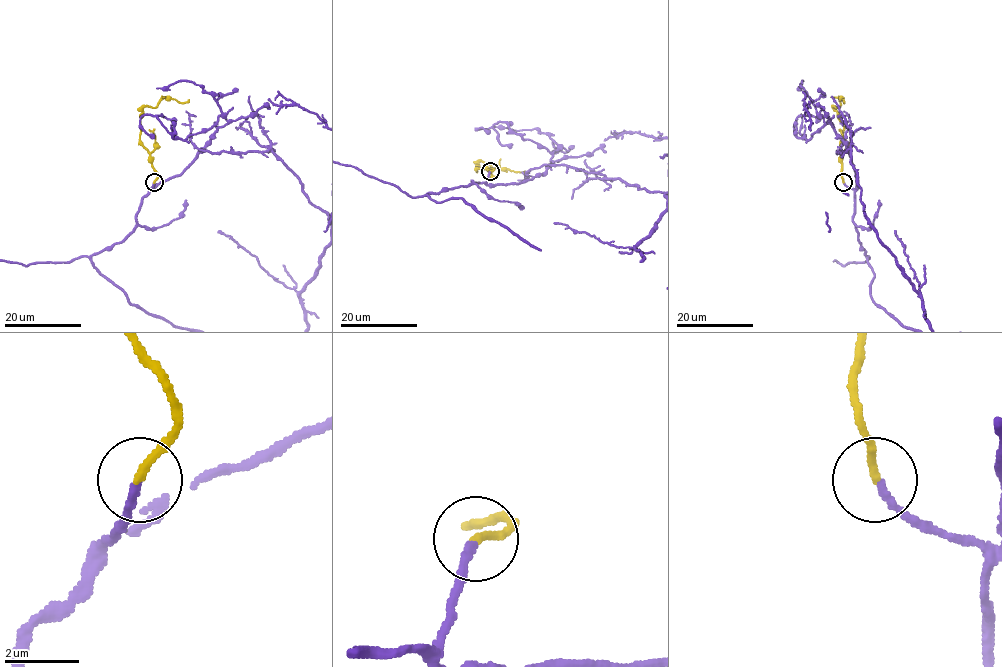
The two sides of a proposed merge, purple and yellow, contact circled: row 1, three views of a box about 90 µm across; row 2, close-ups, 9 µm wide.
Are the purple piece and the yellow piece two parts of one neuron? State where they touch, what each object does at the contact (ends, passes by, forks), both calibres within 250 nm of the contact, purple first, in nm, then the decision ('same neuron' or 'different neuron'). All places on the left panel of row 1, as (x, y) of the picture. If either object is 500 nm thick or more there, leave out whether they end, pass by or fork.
place (154, 182); purple ends; yellow ends; calibres 190 and 240 nm; same neuron

